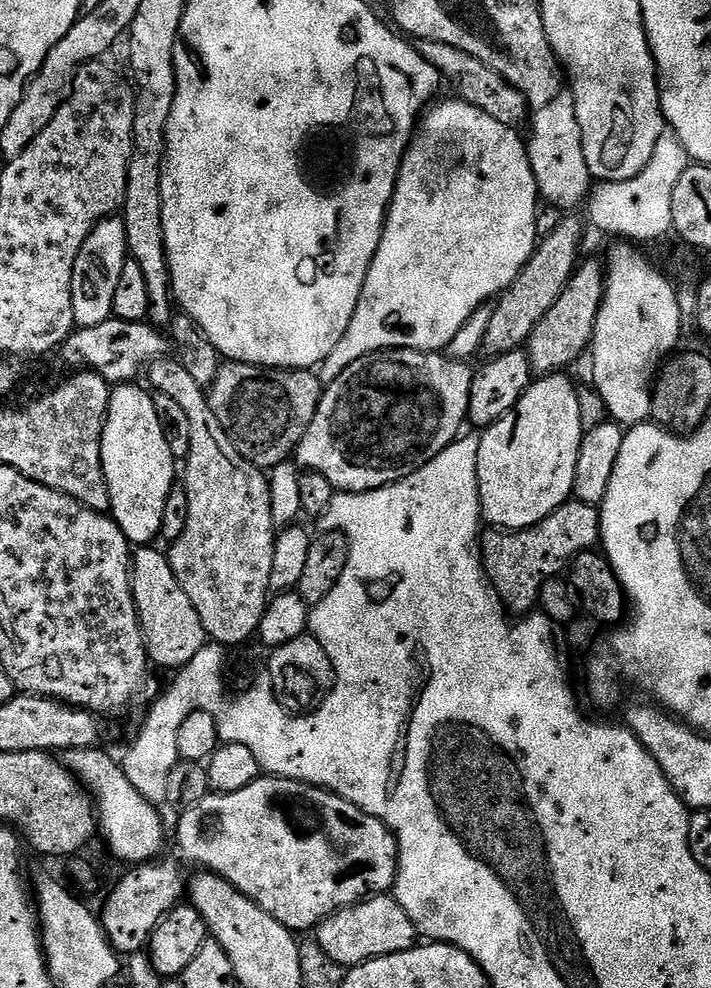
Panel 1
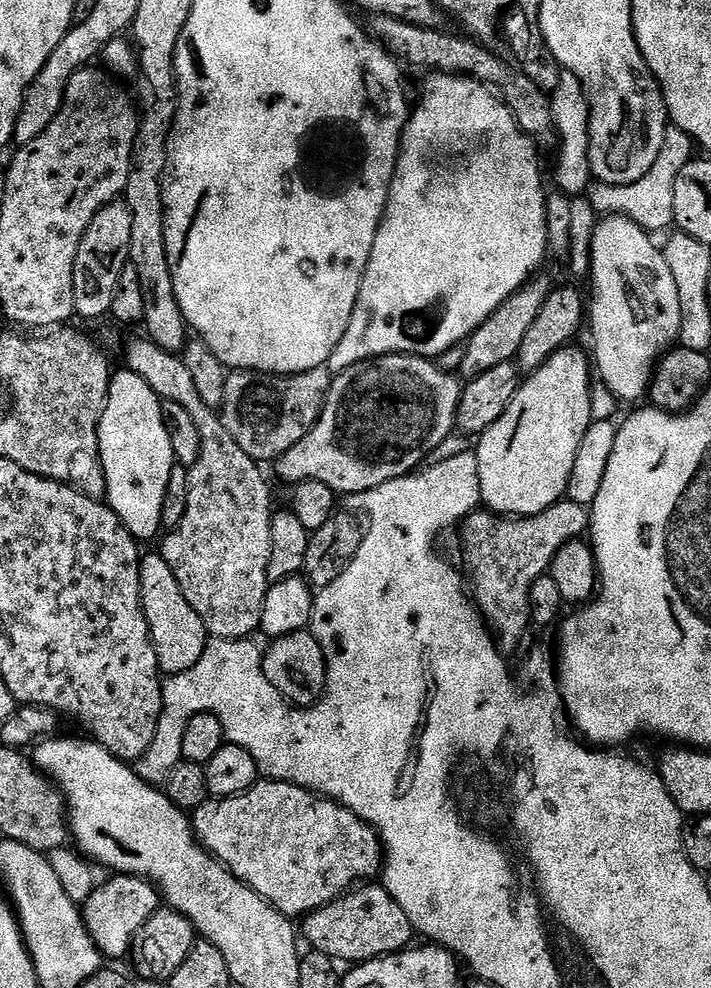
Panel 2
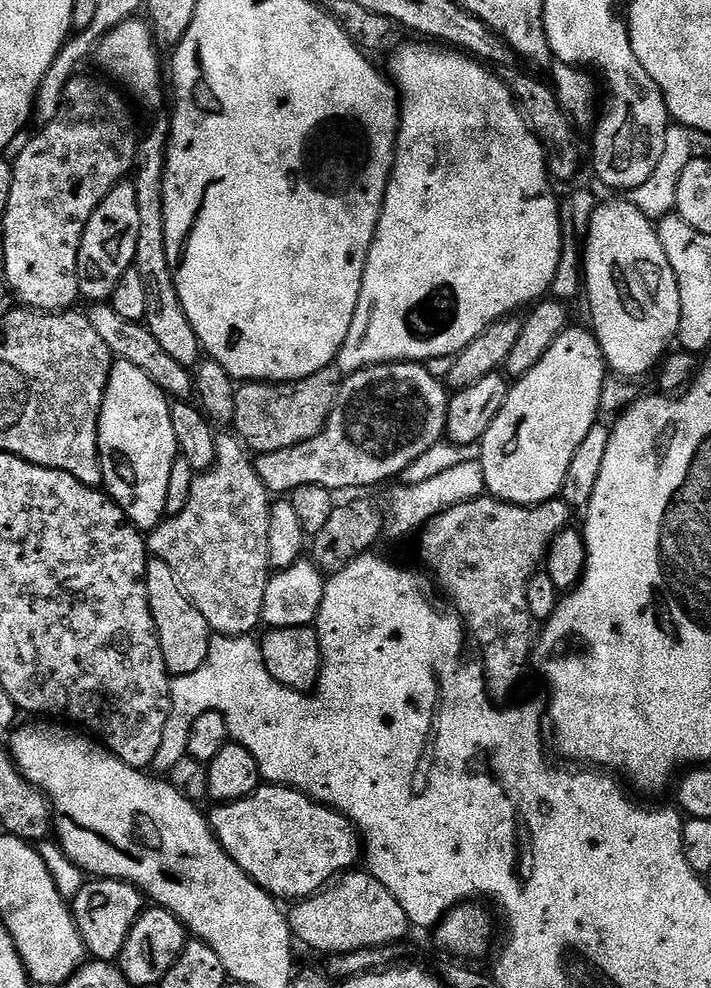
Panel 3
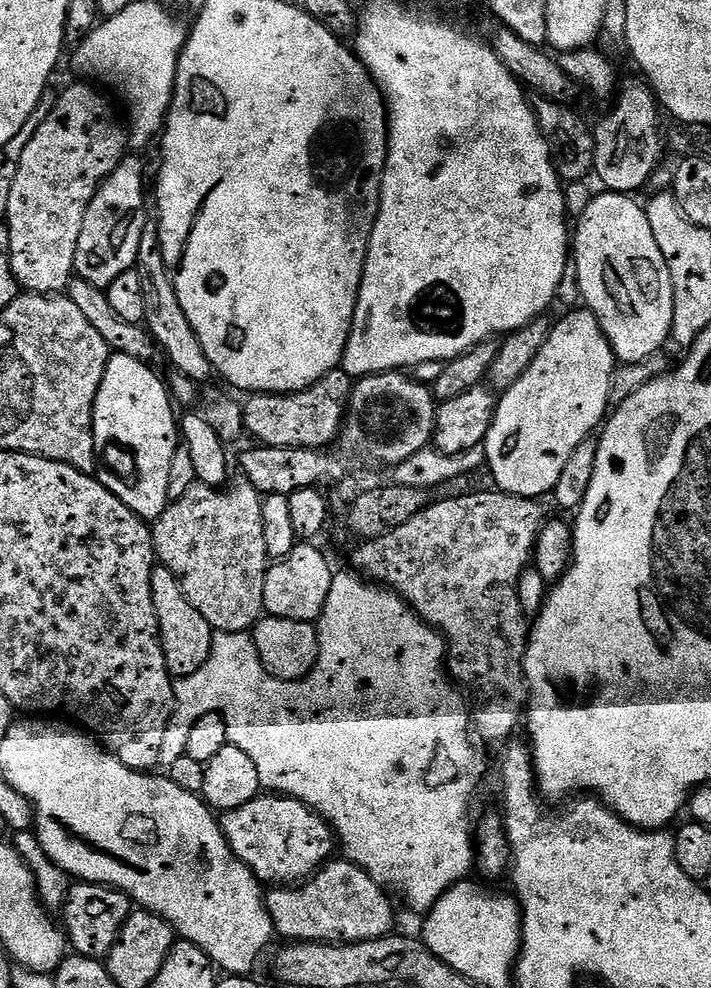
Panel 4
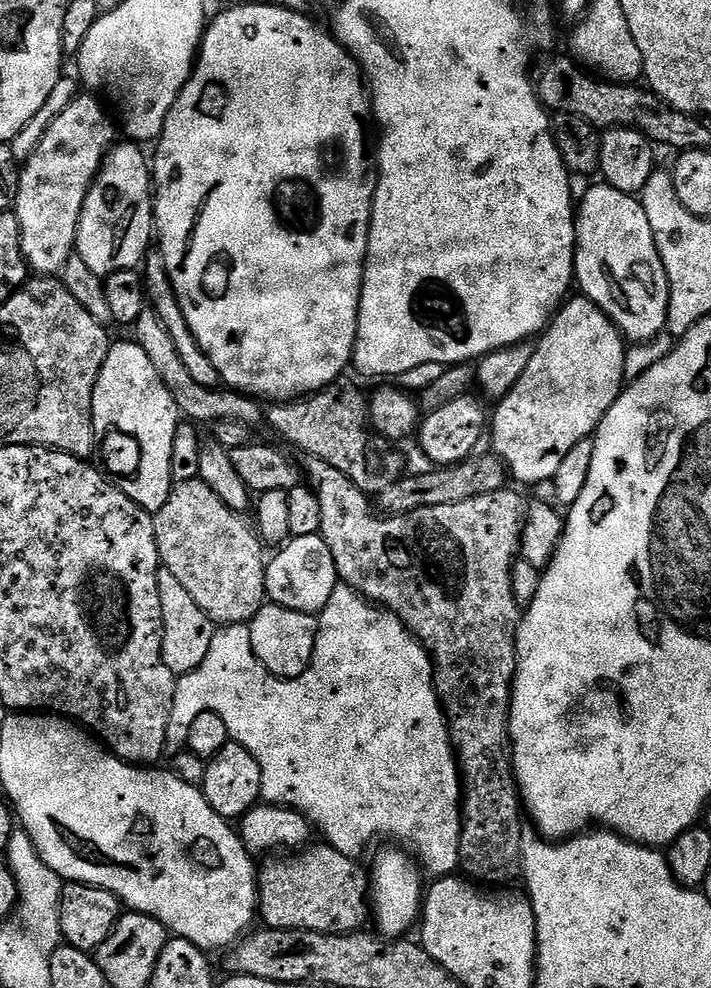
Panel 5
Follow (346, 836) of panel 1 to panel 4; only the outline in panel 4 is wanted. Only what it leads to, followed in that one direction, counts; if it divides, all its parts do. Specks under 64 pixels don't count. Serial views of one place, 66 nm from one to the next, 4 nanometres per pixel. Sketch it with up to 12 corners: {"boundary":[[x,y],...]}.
{"boundary":[[301,800],[223,813],[237,858],[268,886],[307,881],[336,833]]}

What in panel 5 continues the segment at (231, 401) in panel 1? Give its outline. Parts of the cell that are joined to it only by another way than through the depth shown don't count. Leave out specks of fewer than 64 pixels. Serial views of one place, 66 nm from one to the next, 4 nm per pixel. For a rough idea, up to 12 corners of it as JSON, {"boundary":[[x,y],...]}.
{"boundary":[[348,378],[273,403],[266,424],[365,494],[405,475]]}

